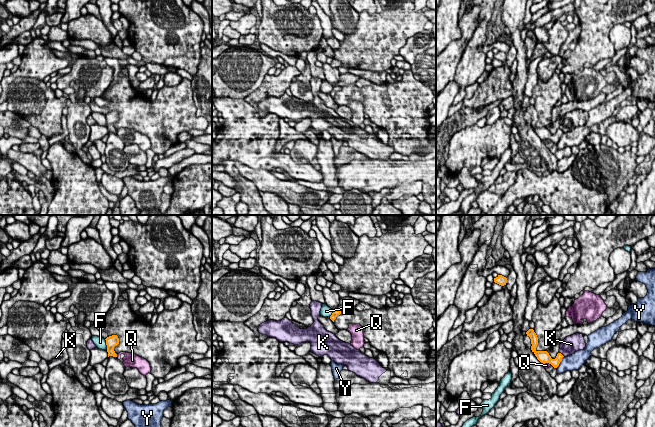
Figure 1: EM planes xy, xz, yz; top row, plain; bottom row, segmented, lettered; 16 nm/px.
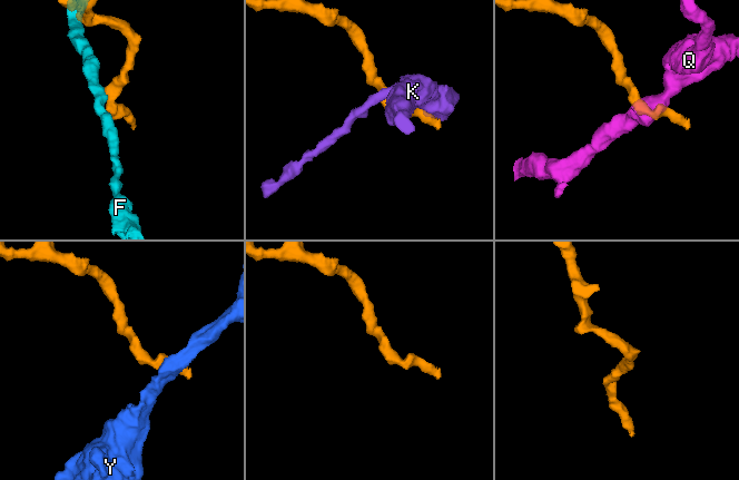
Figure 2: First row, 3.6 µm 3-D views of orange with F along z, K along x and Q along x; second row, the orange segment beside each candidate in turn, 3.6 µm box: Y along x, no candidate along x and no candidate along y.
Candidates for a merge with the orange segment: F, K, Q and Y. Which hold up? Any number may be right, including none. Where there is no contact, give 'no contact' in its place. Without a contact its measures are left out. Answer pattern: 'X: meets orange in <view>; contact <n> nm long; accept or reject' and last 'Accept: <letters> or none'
F: meets orange in xy; contact 180 nm long; reject
K: meets orange in yz; contact 120 nm long; reject
Q: meets orange in xy; contact 50 nm long; reject
Y: meets orange in yz; contact 220 nm long; reject
Accept: none

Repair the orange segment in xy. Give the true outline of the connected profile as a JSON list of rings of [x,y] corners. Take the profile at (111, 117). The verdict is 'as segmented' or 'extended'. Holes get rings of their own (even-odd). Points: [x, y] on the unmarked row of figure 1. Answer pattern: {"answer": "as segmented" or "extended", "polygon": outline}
{"answer": "as segmented", "polygon": [[[112,111],[112,112],[107,113],[105,116],[106,116],[106,121],[107,121],[108,133],[109,132],[117,133],[117,130],[114,127],[114,123],[119,120],[118,112]]]}

